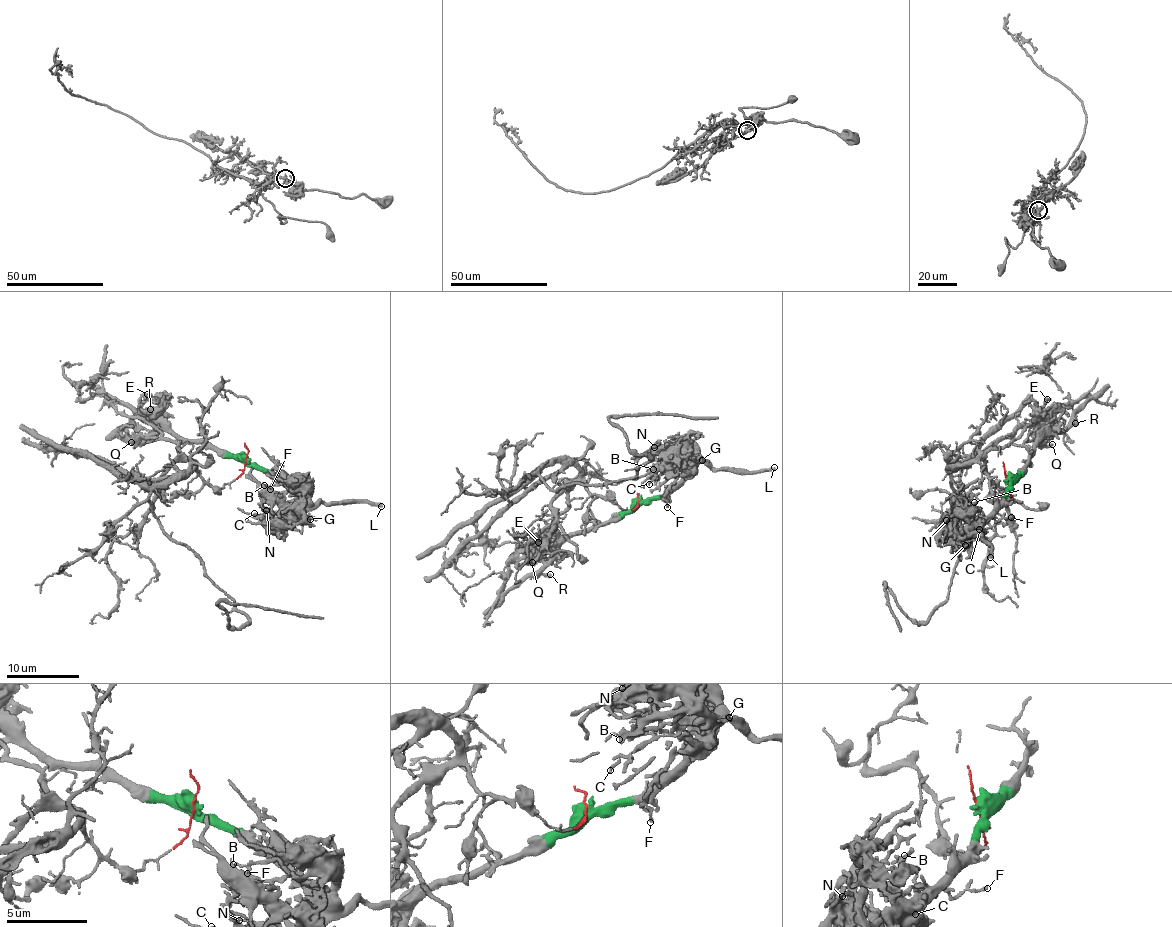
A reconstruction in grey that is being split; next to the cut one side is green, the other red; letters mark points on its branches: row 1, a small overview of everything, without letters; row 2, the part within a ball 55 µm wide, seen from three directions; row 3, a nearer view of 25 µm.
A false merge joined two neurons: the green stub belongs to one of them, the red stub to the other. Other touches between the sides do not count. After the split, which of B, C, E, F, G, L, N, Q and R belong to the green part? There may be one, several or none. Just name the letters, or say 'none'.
B, C, E, F, G, L, N, Q, R

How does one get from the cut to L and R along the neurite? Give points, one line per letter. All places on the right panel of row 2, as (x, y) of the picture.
L: (1008, 481), (1006, 494), (971, 533), (991, 546), (989, 557)
R: (1008, 481), (1016, 478), (1045, 435), (1066, 430), (1076, 422)

